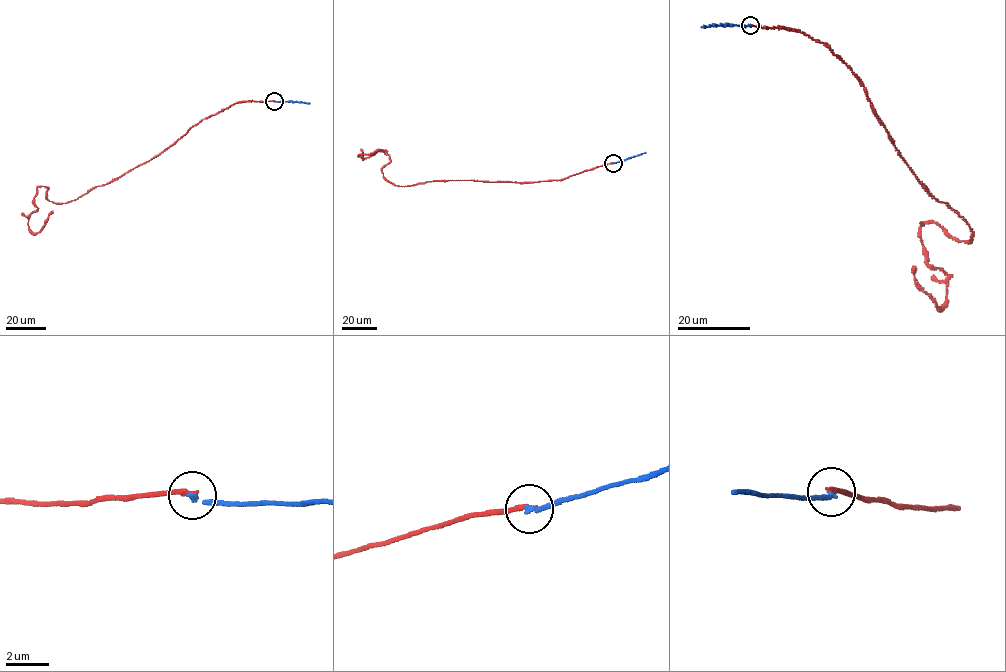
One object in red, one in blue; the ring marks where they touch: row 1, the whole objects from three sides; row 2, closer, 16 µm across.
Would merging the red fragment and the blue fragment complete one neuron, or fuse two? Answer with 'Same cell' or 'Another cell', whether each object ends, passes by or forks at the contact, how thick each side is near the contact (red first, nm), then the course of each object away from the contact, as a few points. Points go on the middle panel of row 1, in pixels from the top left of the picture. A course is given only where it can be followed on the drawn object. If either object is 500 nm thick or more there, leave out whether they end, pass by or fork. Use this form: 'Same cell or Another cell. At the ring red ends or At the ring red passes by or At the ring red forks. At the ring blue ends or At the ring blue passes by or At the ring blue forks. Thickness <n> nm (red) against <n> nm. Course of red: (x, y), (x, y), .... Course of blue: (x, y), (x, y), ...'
Another cell. At the ring red ends. At the ring blue ends. Thickness 220 nm (red) against 200 nm. Course of red: (613, 163), (557, 180), (398, 186), (384, 177), (381, 169), (390, 161), (384, 152), (358, 156), (387, 151). Course of blue: (613, 163), (646, 152)

